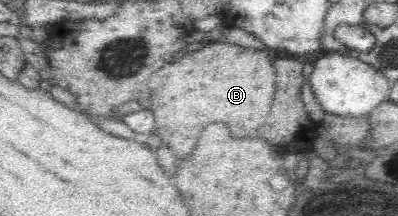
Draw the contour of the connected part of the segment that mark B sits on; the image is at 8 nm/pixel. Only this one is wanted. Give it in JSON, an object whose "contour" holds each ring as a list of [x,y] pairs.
{"contour":[[[212,41],[204,43],[204,47],[197,51],[190,51],[179,61],[170,62],[152,74],[149,83],[152,105],[150,111],[156,117],[156,131],[160,133],[162,141],[170,145],[178,159],[184,159],[192,147],[196,145],[198,135],[210,123],[226,123],[234,137],[250,137],[254,131],[266,123],[270,107],[276,93],[276,70],[274,60],[264,48],[250,49],[226,41]]]}

